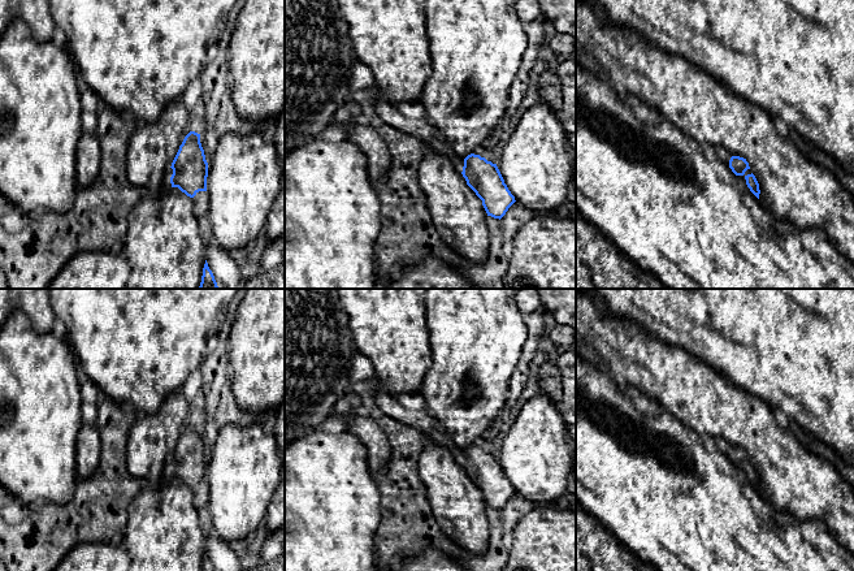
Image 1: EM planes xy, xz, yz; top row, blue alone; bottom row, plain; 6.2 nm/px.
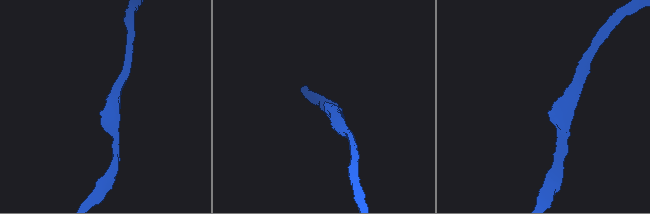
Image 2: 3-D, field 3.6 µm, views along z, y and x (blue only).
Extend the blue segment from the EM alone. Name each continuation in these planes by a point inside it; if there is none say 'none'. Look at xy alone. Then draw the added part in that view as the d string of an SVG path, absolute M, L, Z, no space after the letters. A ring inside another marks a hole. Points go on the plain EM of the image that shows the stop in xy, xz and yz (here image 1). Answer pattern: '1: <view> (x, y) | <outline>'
1: xy (165, 478) | M169 459L162 470L161 477L159 480L159 485L166 485L172 481L170 468L173 466L173 460Z

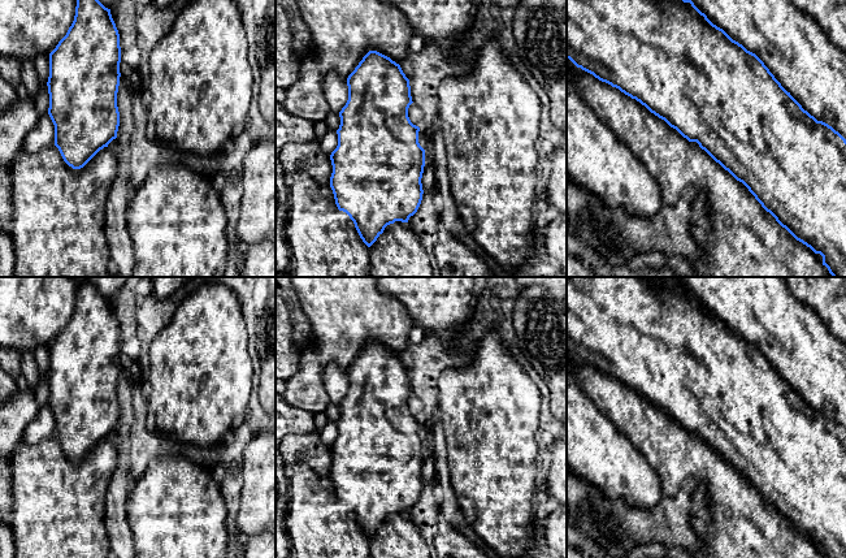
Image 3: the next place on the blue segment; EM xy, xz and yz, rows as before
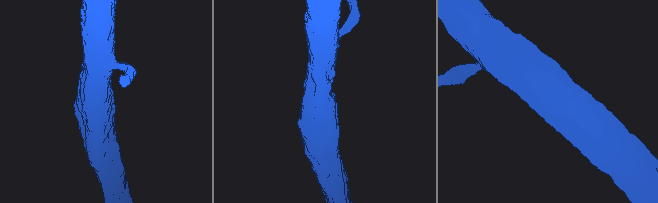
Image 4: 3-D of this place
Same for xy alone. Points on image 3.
none

